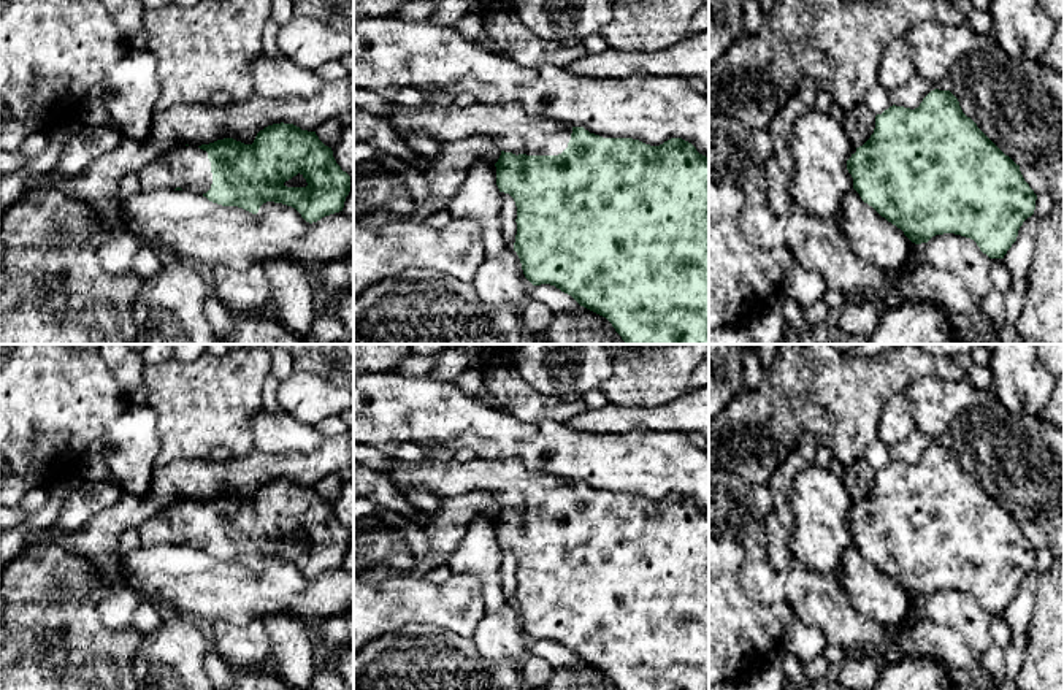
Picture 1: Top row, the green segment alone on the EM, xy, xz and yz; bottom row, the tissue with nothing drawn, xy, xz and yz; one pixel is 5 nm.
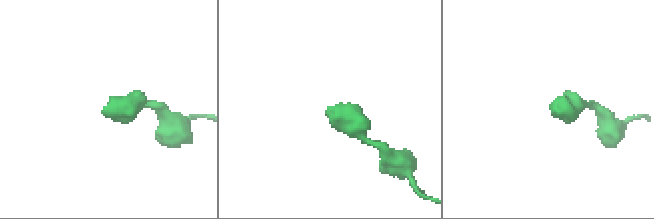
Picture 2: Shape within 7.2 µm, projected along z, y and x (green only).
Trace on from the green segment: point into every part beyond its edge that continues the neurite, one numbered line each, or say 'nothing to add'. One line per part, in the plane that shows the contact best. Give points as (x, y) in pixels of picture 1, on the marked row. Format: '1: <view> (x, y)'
1: xz (512, 130)

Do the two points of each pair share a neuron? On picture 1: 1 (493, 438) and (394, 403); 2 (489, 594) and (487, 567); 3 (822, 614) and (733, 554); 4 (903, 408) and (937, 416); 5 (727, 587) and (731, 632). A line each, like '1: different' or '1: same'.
1: same
2: same
3: different
4: different
5: same

